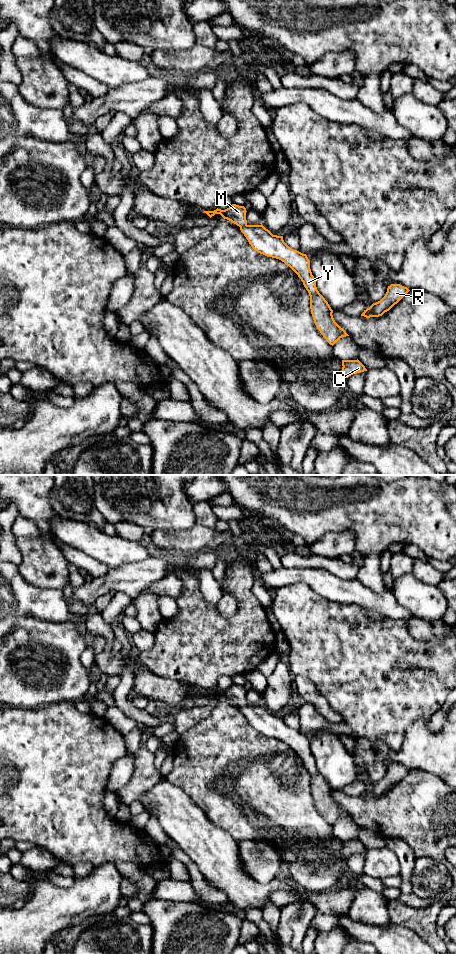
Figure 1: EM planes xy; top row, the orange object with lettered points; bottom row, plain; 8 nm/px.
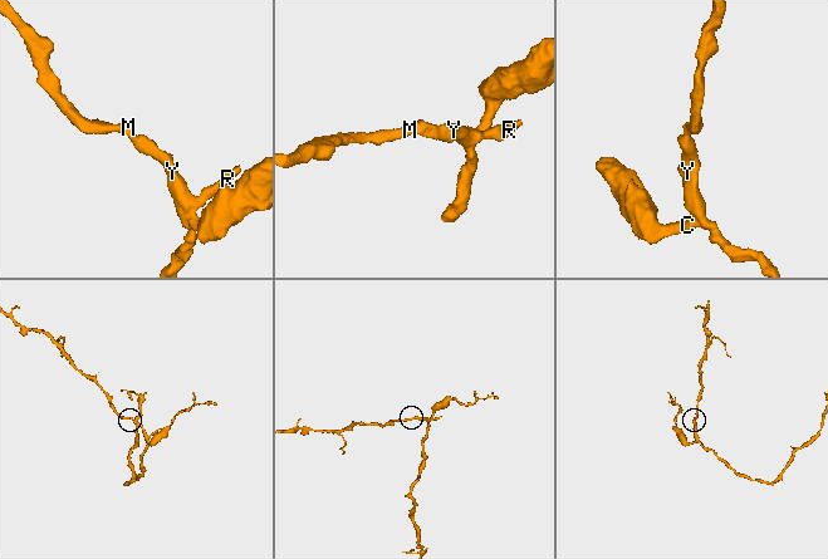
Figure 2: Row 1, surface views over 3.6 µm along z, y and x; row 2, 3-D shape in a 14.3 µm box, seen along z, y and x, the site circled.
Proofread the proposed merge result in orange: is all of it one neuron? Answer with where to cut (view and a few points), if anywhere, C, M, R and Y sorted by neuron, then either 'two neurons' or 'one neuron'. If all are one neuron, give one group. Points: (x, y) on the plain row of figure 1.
no cut; C M R Y; one neuron

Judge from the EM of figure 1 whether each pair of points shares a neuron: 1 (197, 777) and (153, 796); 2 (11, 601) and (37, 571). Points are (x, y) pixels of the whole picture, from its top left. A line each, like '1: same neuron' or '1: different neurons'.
1: different neurons
2: different neurons

